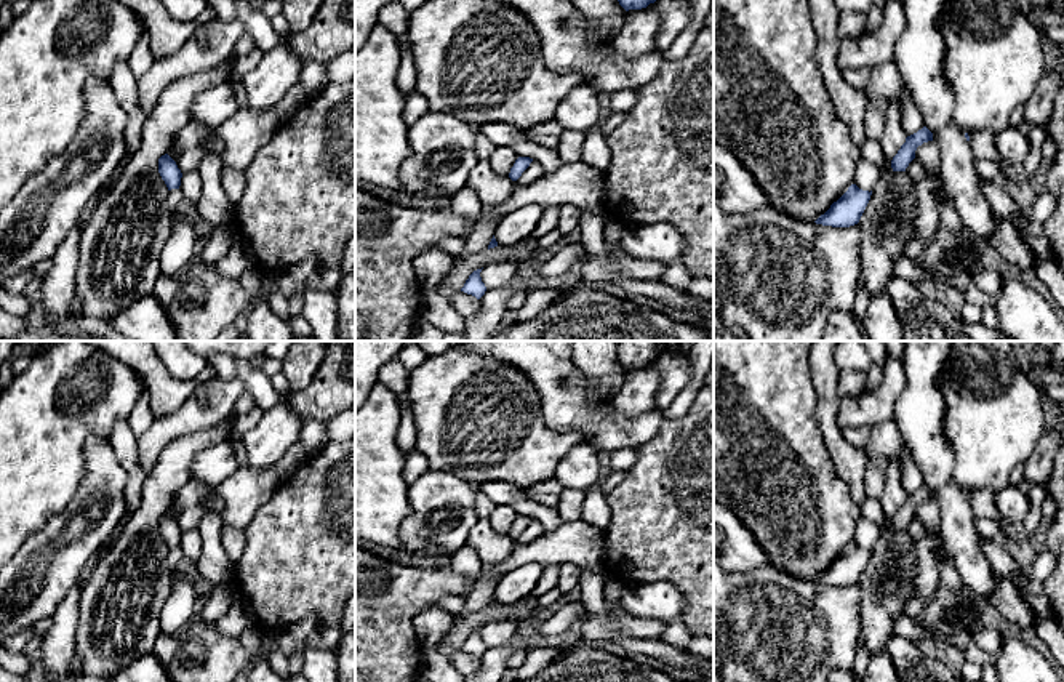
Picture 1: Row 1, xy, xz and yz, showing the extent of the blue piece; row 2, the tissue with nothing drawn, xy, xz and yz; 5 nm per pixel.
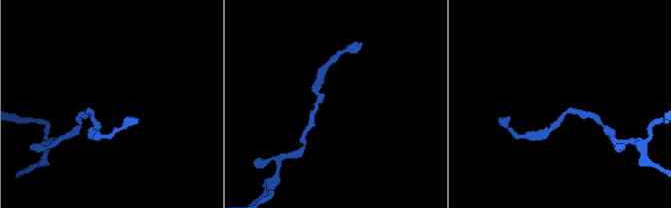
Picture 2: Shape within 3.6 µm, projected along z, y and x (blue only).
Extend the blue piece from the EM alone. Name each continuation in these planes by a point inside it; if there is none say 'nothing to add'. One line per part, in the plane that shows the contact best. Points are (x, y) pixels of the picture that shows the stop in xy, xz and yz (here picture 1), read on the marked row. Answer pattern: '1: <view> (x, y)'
nothing to add

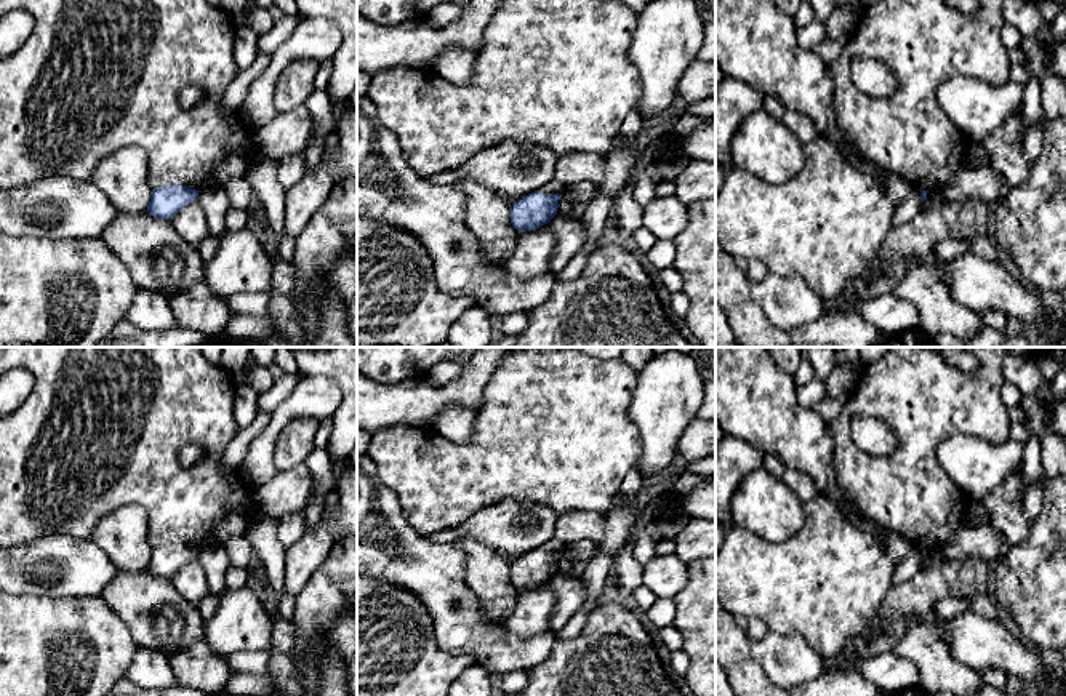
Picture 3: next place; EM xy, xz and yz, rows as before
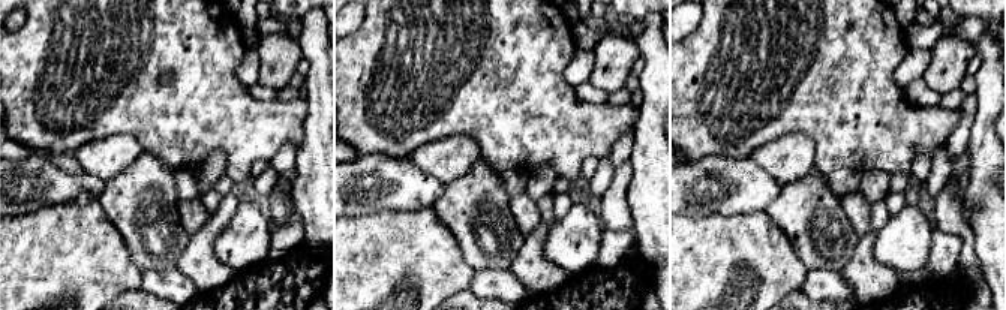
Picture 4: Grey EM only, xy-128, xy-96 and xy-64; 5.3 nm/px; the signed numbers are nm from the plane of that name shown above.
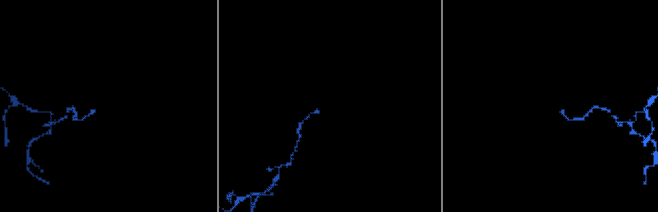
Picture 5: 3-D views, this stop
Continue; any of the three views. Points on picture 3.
1: xz (553, 186)

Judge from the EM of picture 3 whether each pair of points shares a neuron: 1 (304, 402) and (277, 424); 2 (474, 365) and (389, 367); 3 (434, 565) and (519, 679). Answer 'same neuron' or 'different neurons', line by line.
1: same neuron
2: different neurons
3: different neurons

